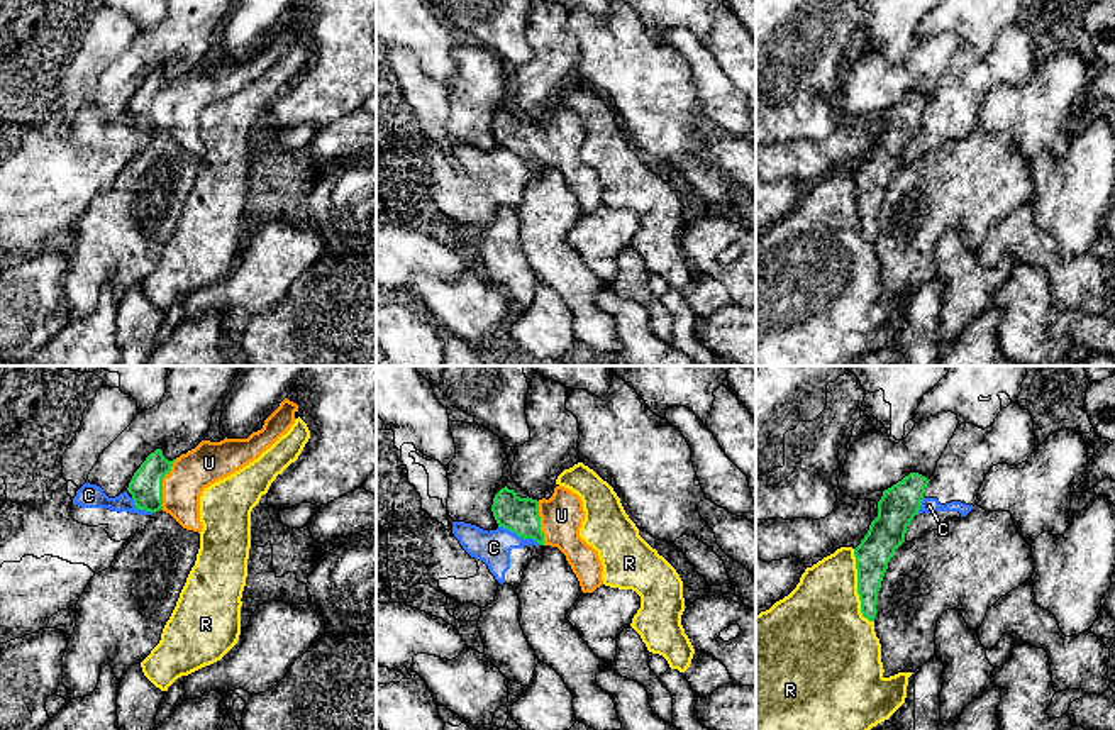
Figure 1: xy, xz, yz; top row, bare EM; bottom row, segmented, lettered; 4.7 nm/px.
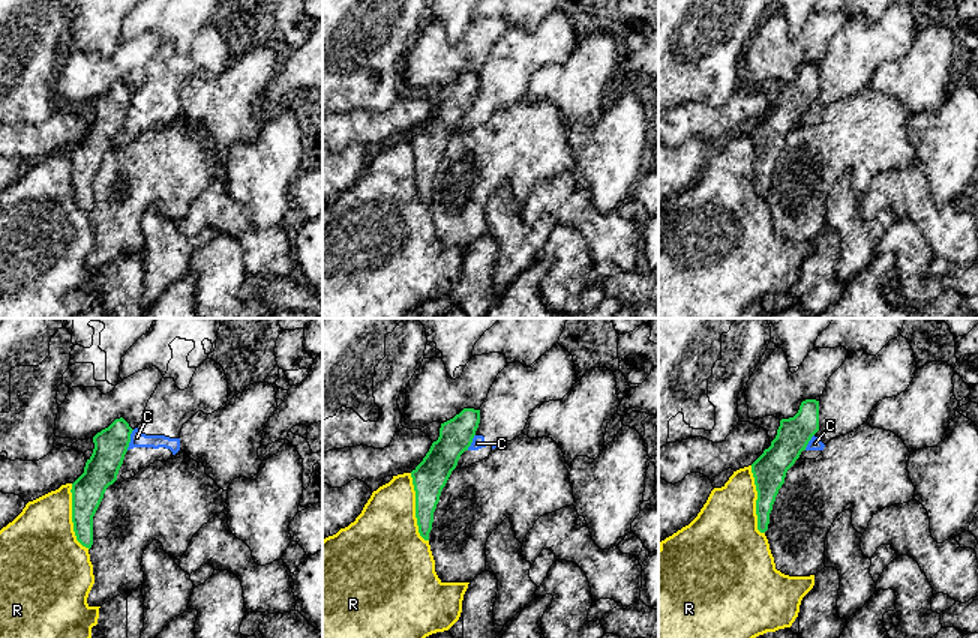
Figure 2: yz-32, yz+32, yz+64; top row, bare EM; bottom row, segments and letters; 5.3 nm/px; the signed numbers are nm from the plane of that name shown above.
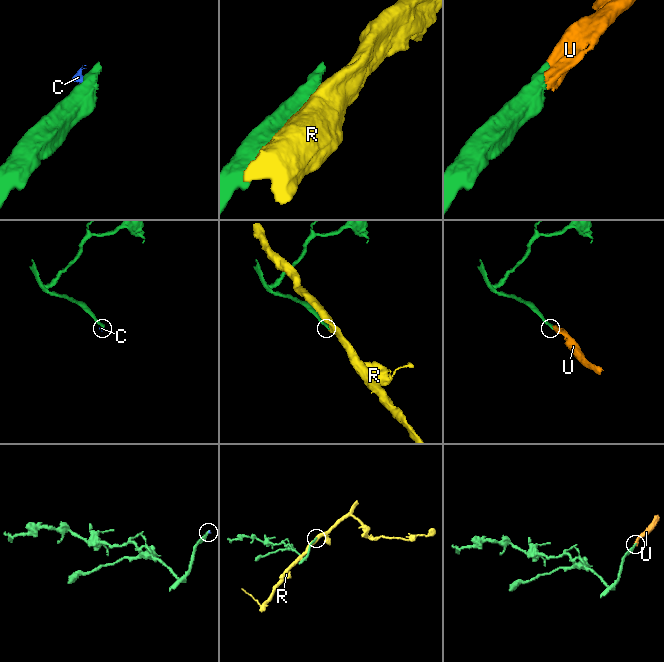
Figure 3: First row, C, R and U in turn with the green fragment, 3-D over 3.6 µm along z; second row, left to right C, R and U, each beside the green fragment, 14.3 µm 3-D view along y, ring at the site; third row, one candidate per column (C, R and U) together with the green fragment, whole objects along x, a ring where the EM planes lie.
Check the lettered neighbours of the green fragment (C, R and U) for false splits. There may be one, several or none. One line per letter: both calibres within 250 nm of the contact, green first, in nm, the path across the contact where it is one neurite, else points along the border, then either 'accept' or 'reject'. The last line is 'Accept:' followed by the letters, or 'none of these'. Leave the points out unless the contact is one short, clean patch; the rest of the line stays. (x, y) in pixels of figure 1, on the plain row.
C: 180 nm thick on the green side, 160 nm on the other; border along xz (499, 146), (522, 158), (532, 158), (539, 165); reject
R: 160 nm thick on the green side, 400 nm on the other; reject
U: 160 nm thick on the green side, 190 nm on the other; accept
Accept: U

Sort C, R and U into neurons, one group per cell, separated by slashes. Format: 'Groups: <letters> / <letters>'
Groups: C / R / U

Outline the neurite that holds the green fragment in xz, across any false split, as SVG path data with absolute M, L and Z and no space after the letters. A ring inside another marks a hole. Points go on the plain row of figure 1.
M556 107L549 120L520 119L513 110L502 108L491 125L498 147L522 159L534 159L539 166L558 168L581 212L593 213L603 205L603 186L598 173L580 158L585 141L581 119L564 107Z

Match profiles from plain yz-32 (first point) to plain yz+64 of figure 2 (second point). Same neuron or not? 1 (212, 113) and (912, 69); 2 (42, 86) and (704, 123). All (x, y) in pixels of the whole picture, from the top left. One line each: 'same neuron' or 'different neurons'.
1: same neuron
2: different neurons

